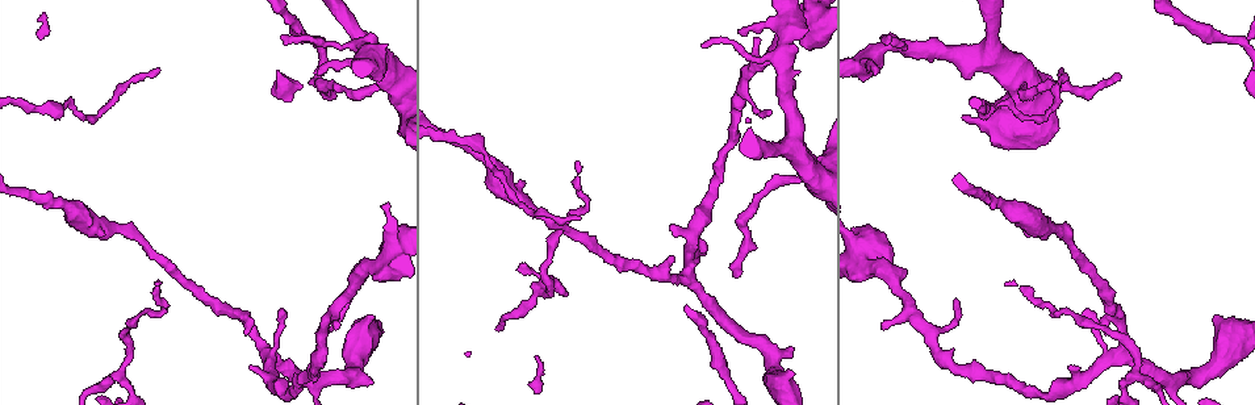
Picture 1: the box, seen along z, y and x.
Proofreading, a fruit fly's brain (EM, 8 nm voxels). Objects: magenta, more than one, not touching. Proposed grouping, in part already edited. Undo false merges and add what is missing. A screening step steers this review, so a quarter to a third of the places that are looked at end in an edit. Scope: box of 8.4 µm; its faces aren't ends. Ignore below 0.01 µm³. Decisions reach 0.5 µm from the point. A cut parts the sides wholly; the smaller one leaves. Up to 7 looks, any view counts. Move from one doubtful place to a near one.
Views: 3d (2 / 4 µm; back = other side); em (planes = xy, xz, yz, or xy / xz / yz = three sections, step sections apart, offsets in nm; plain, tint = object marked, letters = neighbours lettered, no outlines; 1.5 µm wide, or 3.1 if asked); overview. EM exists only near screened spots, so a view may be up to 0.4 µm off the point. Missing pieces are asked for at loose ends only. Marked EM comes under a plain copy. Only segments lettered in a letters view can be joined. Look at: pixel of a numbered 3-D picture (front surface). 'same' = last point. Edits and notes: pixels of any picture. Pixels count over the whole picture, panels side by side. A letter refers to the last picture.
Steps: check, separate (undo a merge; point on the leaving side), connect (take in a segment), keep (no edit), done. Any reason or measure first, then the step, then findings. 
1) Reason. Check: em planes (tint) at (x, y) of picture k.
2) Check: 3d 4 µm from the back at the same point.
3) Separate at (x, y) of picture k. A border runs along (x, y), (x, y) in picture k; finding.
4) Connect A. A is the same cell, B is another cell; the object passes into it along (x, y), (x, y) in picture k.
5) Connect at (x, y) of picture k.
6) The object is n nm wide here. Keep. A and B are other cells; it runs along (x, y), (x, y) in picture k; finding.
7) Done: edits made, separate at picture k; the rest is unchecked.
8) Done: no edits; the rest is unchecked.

Calibre changes. Check: 3d 2 µm at (64, 206) of picture 1.

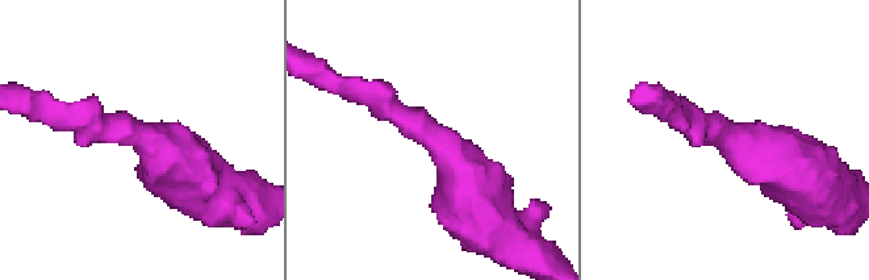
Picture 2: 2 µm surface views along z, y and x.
The arms are 190, 440 nm wide. Check: em yz step 4 (tint) at (430, 131) of picture 2.

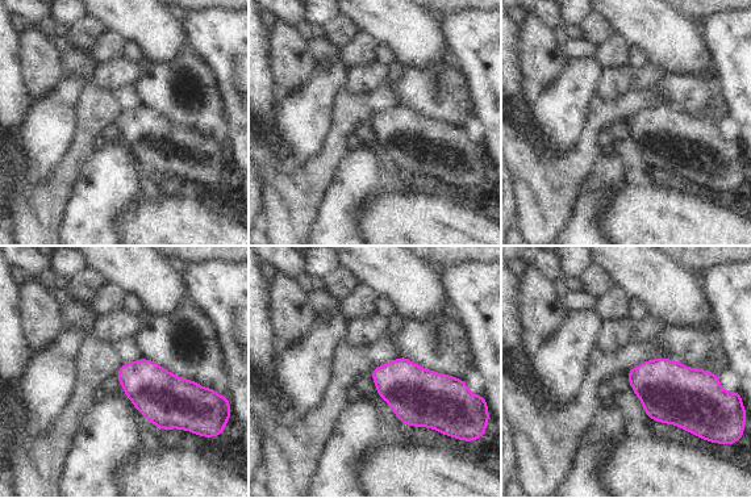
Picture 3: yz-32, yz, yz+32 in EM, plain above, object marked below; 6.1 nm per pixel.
Check: em planes (letters) at the same point.

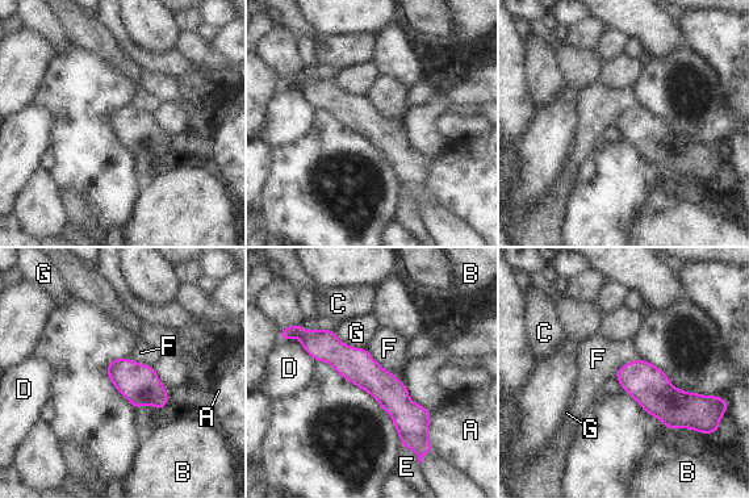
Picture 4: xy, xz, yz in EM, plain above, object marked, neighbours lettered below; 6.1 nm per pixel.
The longest contact is with F, 340 nm. Keep. A, B, C, D, E, F and G are other cells; it runs along (302, 338), (359, 367), (410, 442) in picture 4; continuous, no second neuron.

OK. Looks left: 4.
Tapers out. Check: em planes (letters) at (278, 312) of picture 1.

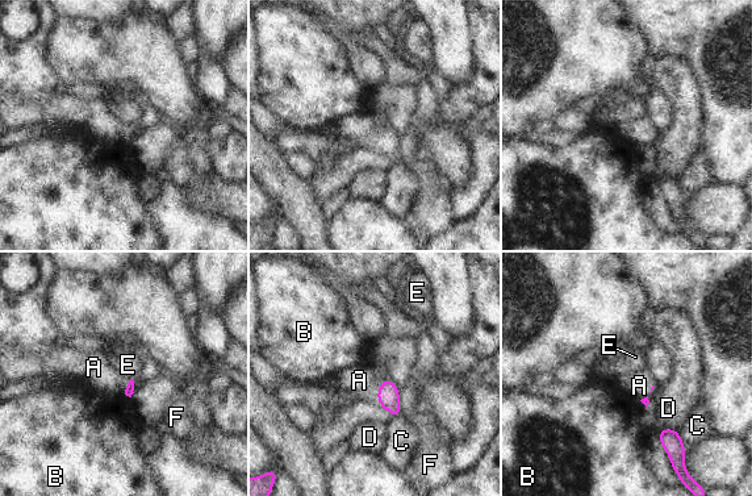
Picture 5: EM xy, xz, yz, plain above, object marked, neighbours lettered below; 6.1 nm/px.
Connect A. A is the same cell, B, C, D, E and F are other cells; the object passes into it along (132, 380), (128, 386), (94, 367) in picture 5; it goes on there.

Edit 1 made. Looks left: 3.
Branch stops here. Check: 3d 4 µm at (792, 347) of picture 1.

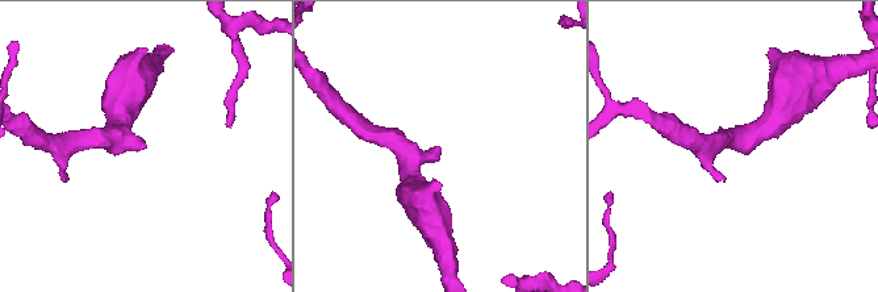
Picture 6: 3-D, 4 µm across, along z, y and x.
The arms are 280, 300 nm wide. Check: em planes (letters) at (440, 148) of picture 6.

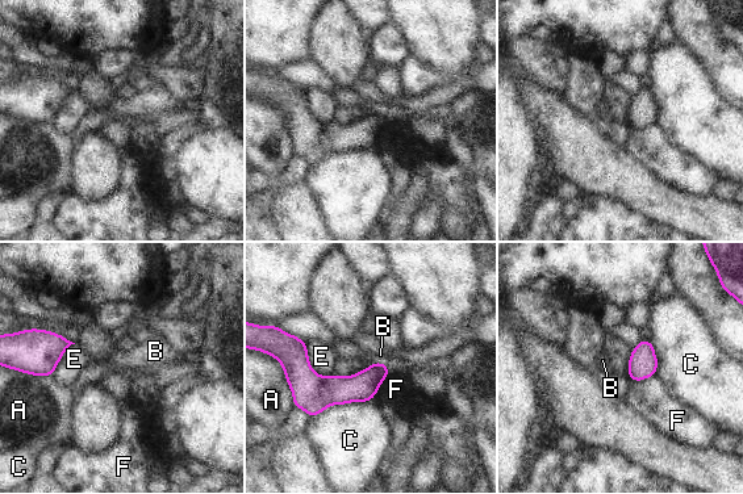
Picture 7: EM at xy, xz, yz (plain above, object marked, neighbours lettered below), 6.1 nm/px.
The longest contact is with C, 380 nm. Keep. A, B, C, E and F are other cells; it runs along (385, 371), (362, 386), (307, 375) in picture 7; no lettered segment goes on from it.

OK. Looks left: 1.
Done: edits made, connect at picture 5; the rest is unchecked.

